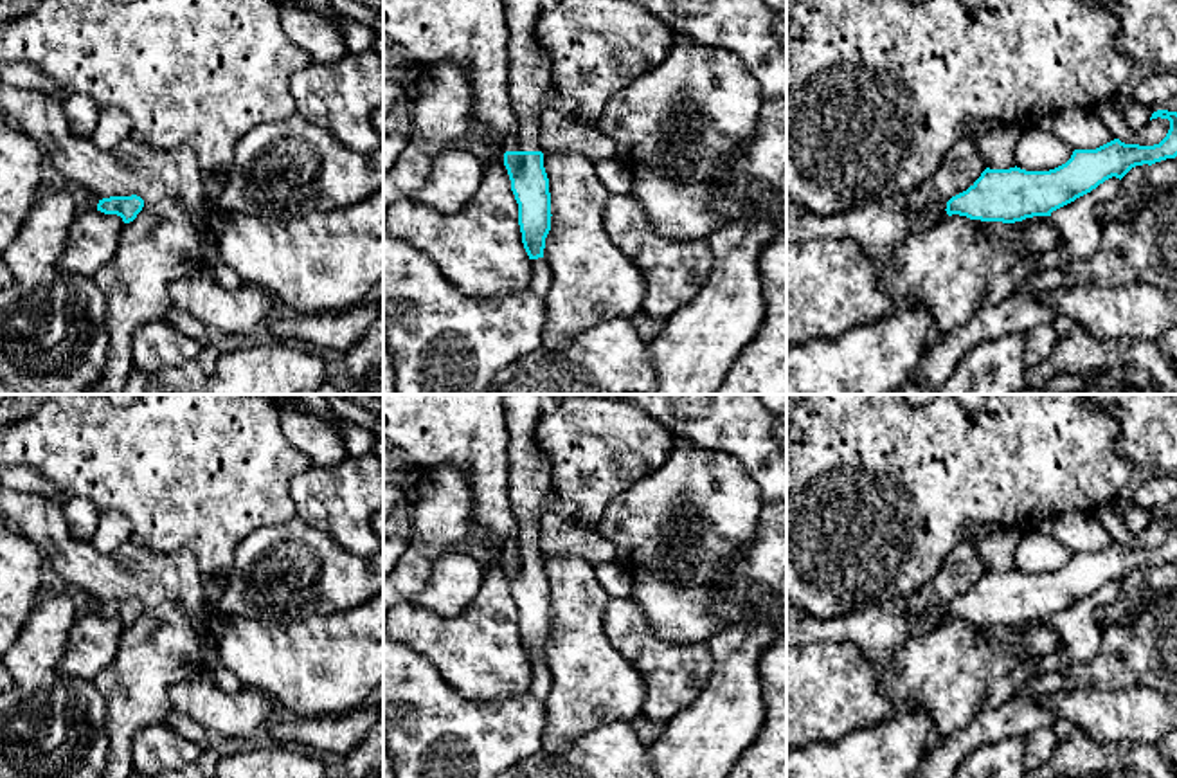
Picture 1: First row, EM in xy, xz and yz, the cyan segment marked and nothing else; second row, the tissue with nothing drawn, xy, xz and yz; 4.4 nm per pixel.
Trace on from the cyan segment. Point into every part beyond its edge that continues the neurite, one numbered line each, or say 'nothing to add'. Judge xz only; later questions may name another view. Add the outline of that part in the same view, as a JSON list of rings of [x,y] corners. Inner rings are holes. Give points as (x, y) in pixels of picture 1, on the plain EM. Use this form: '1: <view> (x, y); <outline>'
1: xz (530, 488); [[[504,394],[508,420],[508,501],[517,535],[506,544],[506,555],[542,555],[538,520],[556,501],[551,481],[551,459],[536,441],[538,421],[549,405],[549,394]]]

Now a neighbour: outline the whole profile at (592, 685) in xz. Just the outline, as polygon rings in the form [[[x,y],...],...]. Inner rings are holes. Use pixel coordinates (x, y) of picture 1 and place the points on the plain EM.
[[[576,555],[544,556],[544,571],[551,596],[551,634],[545,641],[544,661],[553,675],[553,690],[544,702],[547,726],[542,746],[558,751],[581,735],[617,720],[642,715],[646,681],[635,666],[610,643],[603,614],[608,593],[597,582],[596,565]]]

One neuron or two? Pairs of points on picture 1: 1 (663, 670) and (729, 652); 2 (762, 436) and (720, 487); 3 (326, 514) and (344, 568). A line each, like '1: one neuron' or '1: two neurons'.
1: two neurons
2: two neurons
3: two neurons

